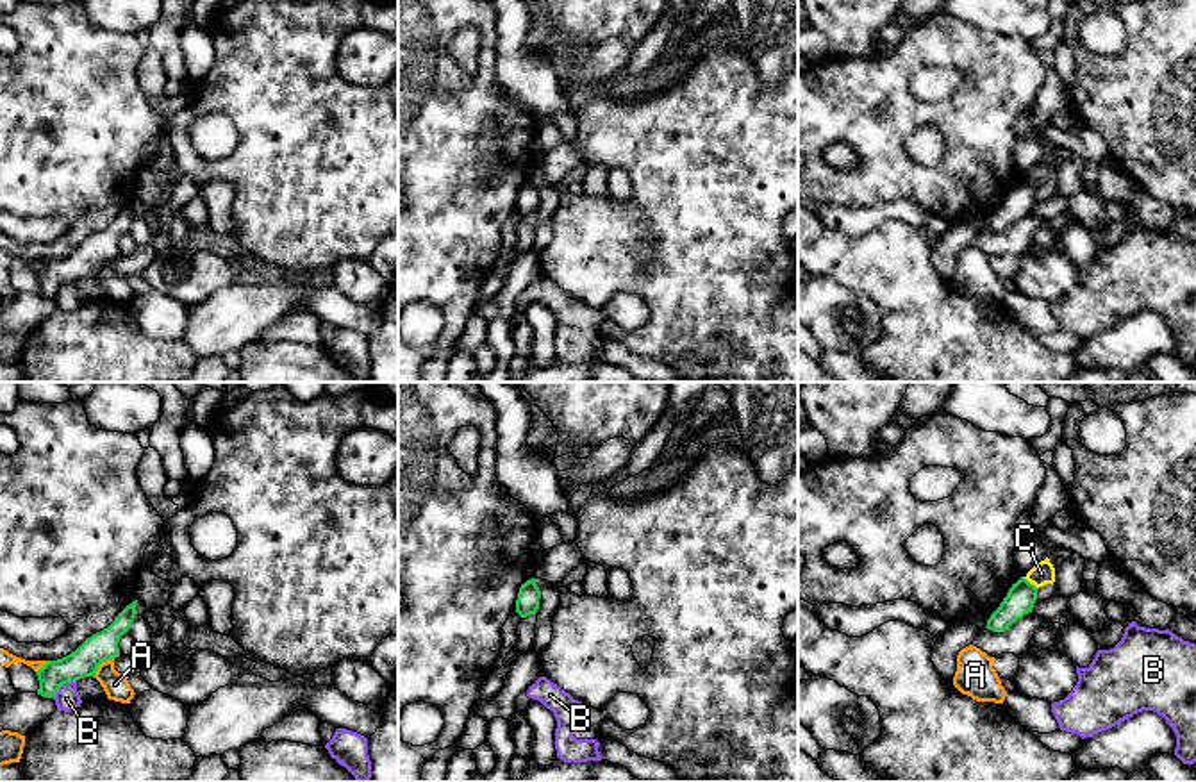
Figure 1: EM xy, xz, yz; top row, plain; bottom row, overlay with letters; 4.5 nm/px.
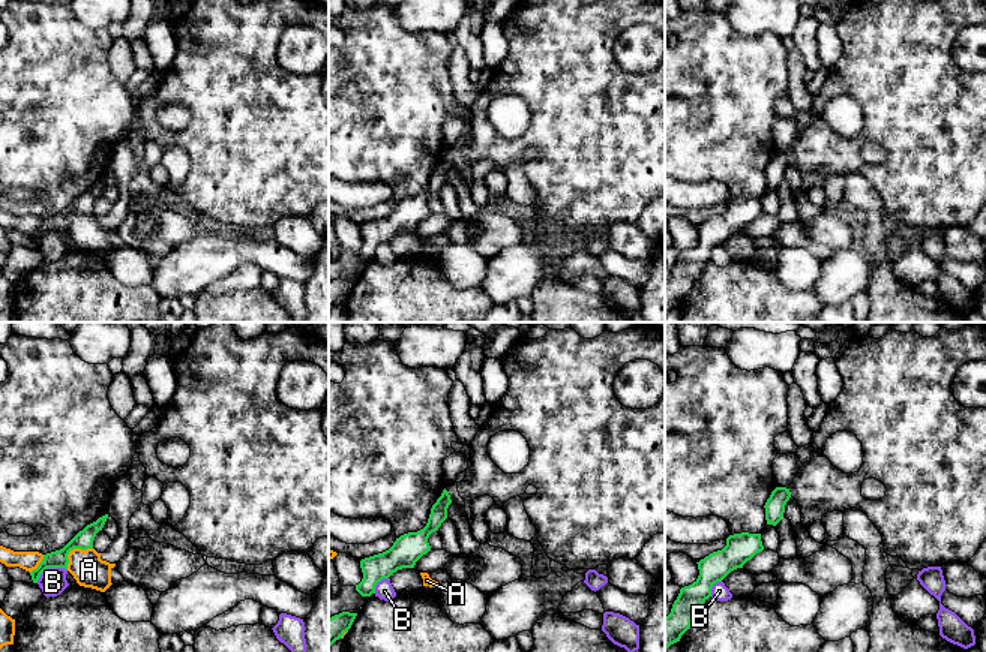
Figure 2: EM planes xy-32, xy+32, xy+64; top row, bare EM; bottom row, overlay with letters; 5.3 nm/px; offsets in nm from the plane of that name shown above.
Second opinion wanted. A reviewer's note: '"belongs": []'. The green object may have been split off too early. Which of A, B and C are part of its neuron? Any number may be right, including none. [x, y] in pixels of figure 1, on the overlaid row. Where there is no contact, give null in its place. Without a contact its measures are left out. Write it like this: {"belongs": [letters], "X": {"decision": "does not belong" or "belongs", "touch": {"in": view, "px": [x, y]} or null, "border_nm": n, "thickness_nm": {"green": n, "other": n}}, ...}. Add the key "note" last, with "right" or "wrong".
{"belongs": [], "A": {"decision": "does not belong", "touch": {"in": "xy", "px": [100, 663]}, "border_nm": 130, "thickness_nm": {"green": 140, "other": 120}}, "B": {"decision": "does not belong", "touch": {"in": "xy", "px": [63, 684]}, "border_nm": 130, "thickness_nm": {"green": 140, "other": 110}}, "C": {"decision": "does not belong", "touch": {"in": "yz", "px": [1029, 582]}, "border_nm": 90, "thickness_nm": {"green": 130, "other": 100}}, "note": "right"}

